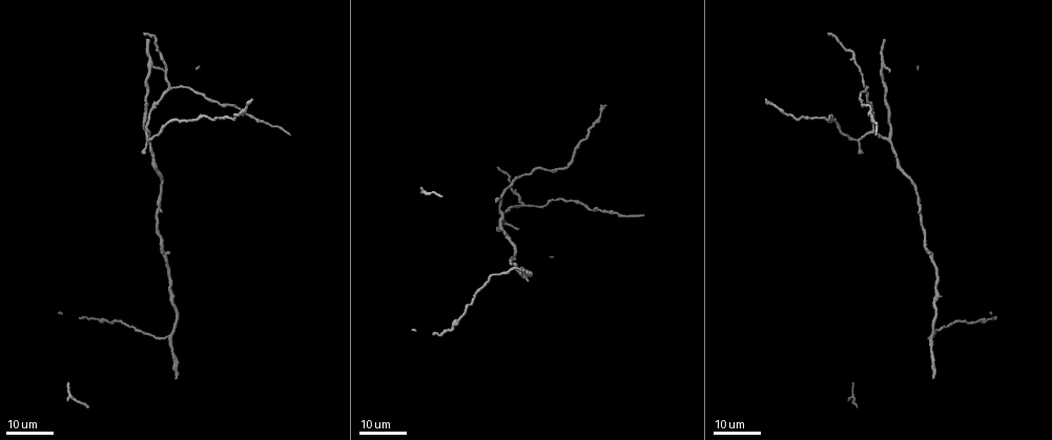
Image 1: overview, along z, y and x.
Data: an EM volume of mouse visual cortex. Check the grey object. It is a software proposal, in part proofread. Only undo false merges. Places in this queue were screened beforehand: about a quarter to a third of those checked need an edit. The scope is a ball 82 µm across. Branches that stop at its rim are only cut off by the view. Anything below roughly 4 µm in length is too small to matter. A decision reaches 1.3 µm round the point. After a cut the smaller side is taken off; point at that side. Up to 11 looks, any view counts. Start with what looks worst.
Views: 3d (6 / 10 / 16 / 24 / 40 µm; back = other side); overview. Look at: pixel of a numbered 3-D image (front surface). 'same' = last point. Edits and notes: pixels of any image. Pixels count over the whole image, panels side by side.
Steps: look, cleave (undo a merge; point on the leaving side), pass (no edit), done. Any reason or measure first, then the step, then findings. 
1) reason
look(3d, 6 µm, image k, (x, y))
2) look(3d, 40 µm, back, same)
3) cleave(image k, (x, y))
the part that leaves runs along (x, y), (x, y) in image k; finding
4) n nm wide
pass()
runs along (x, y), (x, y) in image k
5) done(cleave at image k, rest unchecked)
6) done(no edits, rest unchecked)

side arm on a straight run
look(3d, 24 µm, image 1, (523, 205))

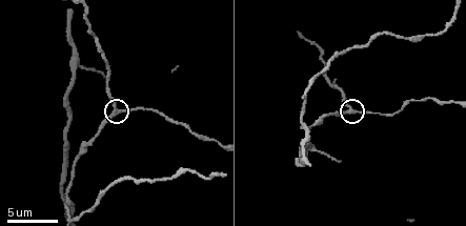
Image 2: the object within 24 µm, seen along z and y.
look(3d, 6 µm, image 2, (116, 112))

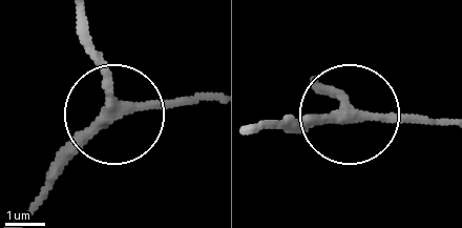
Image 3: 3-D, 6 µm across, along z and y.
look(3d, 6 µm, back, image 3, (123, 109))

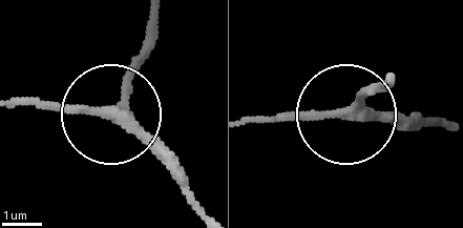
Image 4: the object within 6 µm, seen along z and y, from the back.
3 arms
pass()
runs along (205, 210), (122, 109), (151, 33) in image 4; all the same neuron

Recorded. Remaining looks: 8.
four arms meet
look(3d, 10 µm, image 2, (312, 146))

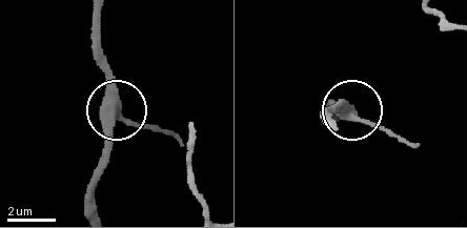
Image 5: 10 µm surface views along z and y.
look(3d, 10 µm, back, image 5, (117, 111))

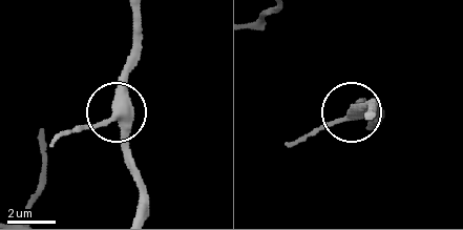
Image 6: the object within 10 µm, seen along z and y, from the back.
4 arms
pass()
runs along (139, 208), (141, 179), (117, 106), (129, 54) in image 6; all the same neuron

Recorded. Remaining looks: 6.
arms part here
look(3d, 24 µm, image 1, (930, 338))

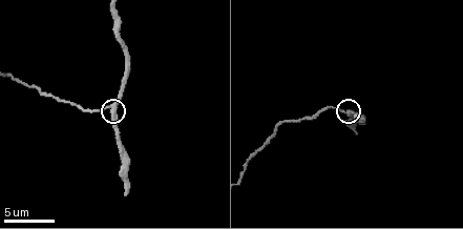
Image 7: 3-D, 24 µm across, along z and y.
look(3d, 10 µm, image 7, (107, 106))

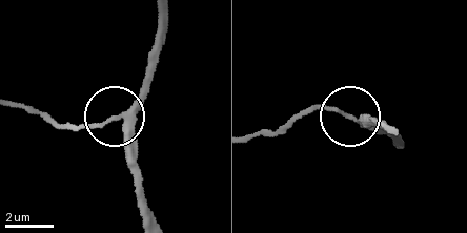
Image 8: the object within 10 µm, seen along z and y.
3 arms
pass()
runs along (160, 18), (145, 90), (116, 117), (136, 190) in image 8; one neuron here

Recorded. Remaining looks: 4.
three arms meet
look(3d, 16 µm, image 2, (303, 158))

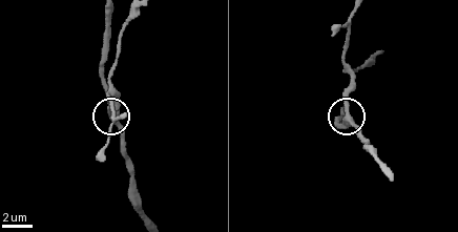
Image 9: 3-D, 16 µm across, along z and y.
3 arms
pass()
all the same neuron

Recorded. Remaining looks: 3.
look(3d, 16 µm, image 1, (509, 240))

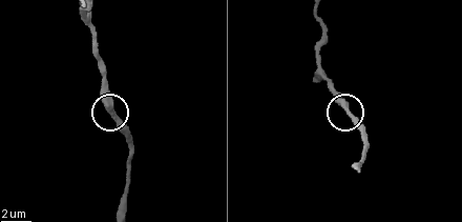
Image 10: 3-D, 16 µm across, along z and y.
look(3d, 10 µm, image 10, (349, 111))

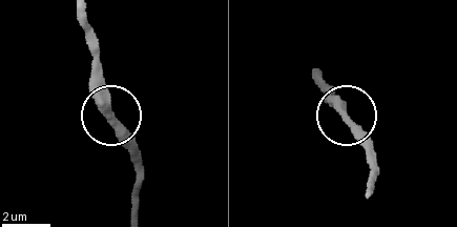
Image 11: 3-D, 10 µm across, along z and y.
pass()
runs along (132, 213), (139, 152), (110, 117), (105, 86), (92, 70) in image 11; one neuron here

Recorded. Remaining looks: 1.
done(no edits, rest unchecked)

